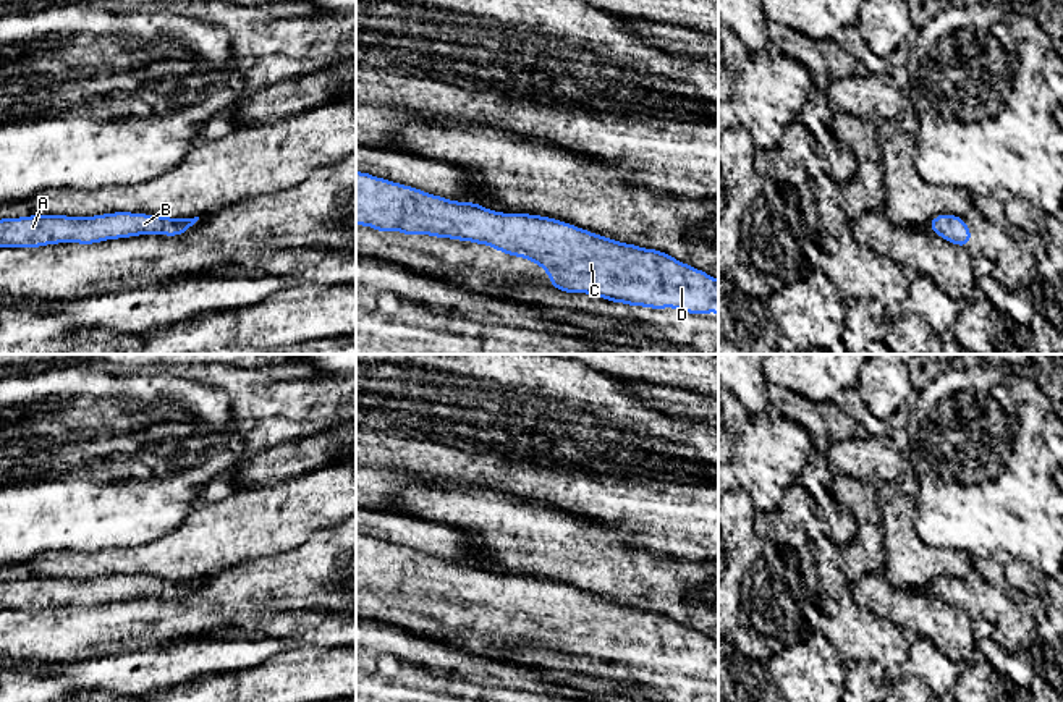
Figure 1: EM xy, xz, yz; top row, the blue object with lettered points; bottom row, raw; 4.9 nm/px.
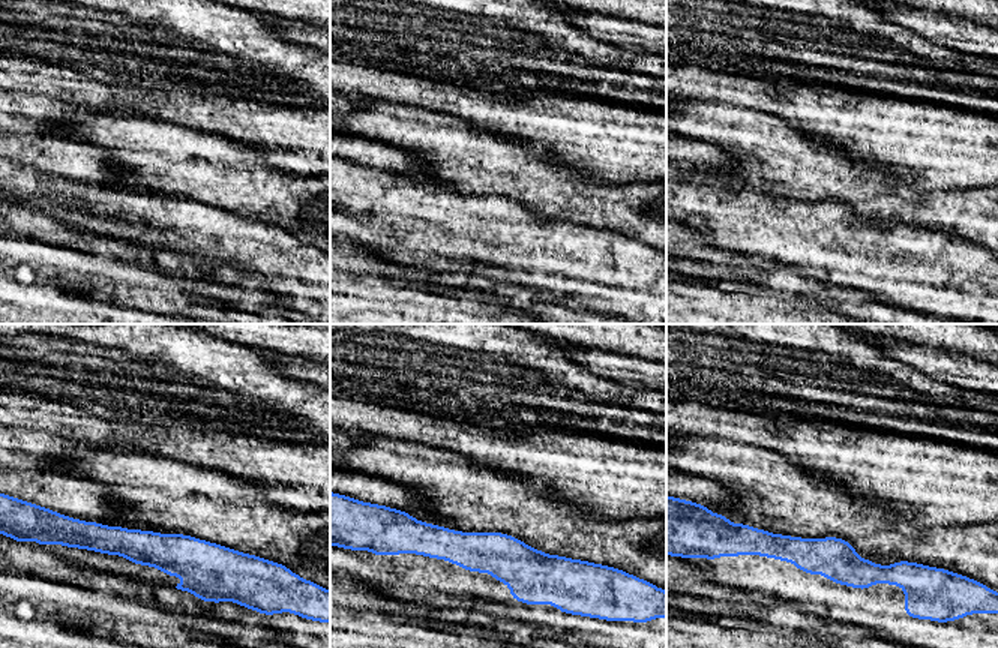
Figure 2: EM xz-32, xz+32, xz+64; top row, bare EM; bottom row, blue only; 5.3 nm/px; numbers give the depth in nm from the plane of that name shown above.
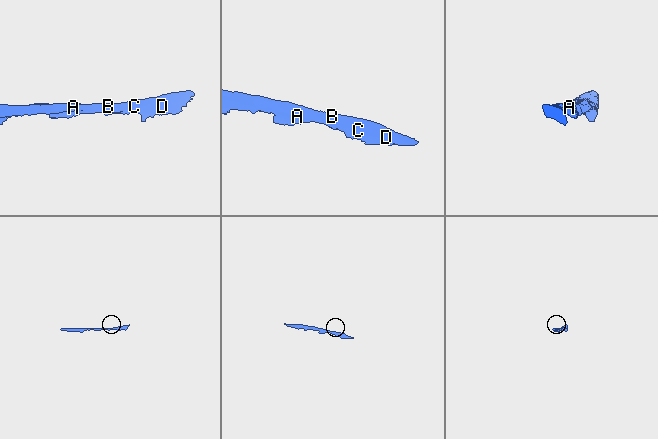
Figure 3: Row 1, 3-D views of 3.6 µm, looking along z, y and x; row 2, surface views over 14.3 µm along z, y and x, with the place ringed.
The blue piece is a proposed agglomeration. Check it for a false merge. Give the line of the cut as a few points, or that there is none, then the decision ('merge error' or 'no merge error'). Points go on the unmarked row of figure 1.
no cut | no merge error

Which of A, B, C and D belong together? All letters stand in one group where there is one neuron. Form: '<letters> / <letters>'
A B C D

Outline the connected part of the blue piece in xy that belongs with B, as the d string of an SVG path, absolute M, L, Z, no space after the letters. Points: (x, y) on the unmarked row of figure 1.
M113 574L94 579L29 577L0 581L0 610L40 610L58 605L94 607L141 597L178 598L199 579L170 581L136 574Z

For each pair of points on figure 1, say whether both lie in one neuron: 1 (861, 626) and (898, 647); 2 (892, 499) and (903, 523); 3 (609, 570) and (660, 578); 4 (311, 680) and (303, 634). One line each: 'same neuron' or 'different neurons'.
1: same neuron
2: same neuron
3: same neuron
4: different neurons

